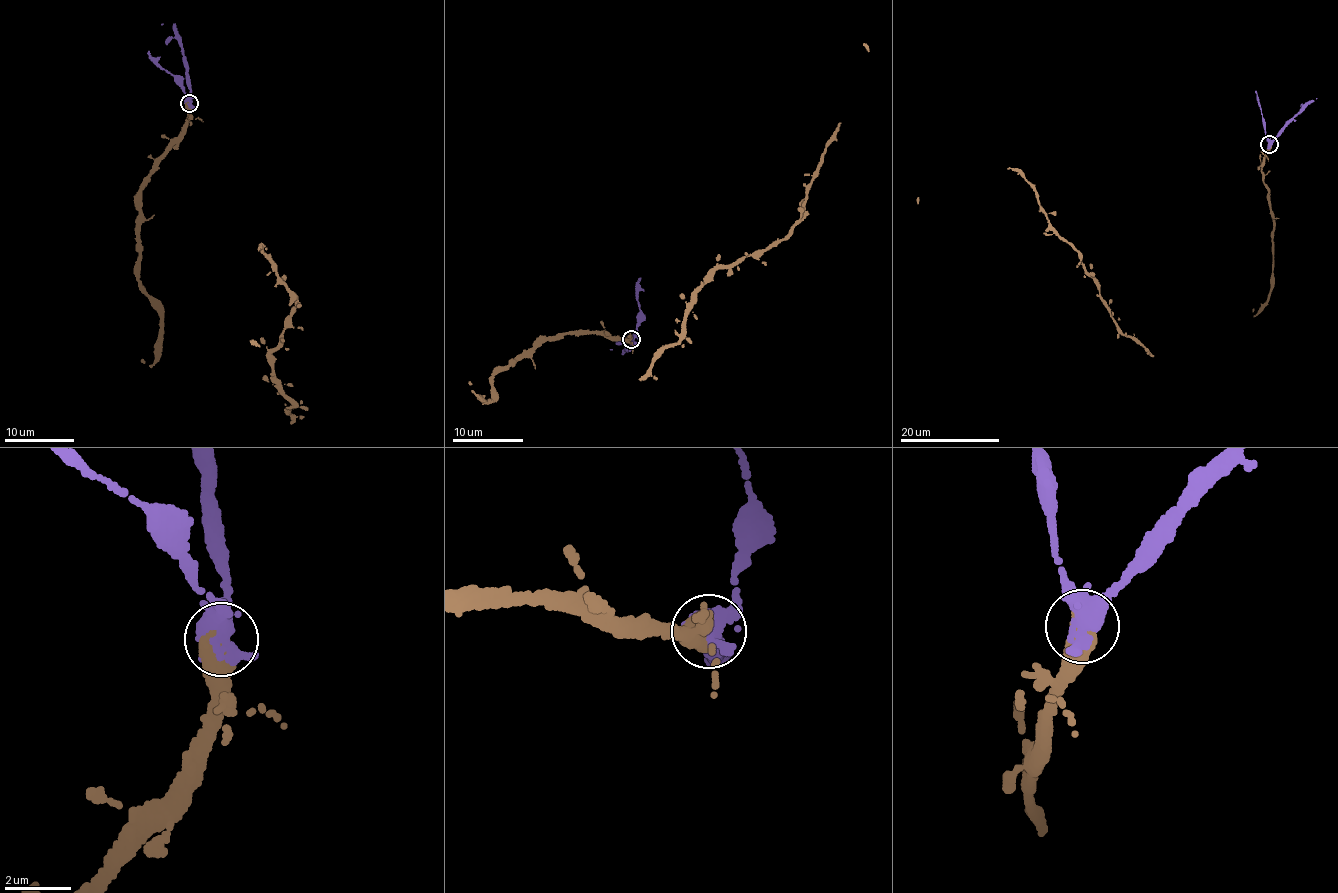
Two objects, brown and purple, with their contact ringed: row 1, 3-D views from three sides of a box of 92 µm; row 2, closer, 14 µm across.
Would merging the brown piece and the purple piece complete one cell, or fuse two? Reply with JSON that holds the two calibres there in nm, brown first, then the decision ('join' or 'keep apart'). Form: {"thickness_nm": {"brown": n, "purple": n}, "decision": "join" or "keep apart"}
{"thickness_nm": {"brown": 600, "purple": 400}, "decision": "join"}

